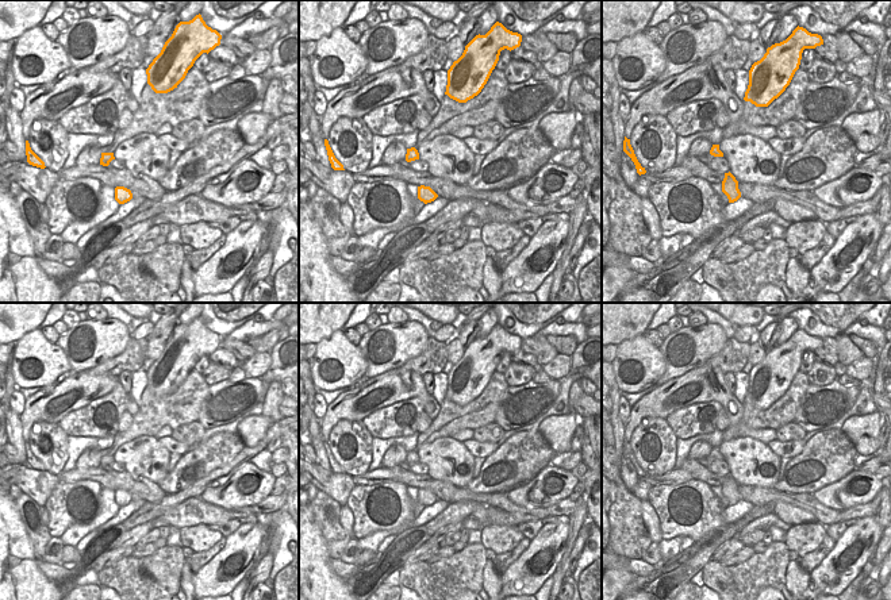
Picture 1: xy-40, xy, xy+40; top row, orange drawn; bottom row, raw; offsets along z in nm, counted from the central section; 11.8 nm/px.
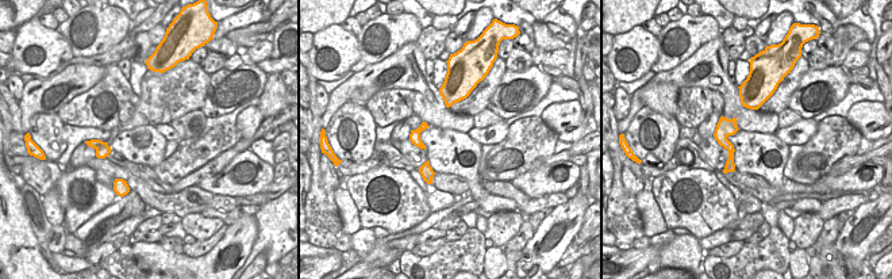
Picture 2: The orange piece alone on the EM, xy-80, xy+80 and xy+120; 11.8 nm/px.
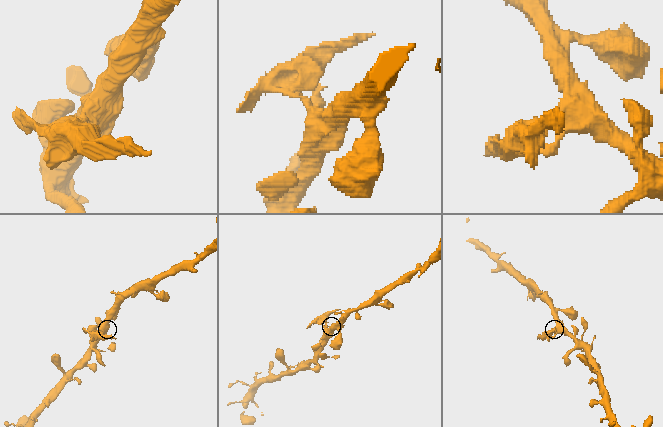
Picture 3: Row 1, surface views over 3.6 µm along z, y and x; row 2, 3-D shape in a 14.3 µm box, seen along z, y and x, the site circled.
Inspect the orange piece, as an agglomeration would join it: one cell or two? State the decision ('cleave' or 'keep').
cleave

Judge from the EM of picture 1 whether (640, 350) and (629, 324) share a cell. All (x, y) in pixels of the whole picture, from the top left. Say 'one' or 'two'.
two

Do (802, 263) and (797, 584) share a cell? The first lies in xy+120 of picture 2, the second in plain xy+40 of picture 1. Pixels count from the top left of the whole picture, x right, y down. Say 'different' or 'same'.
same

